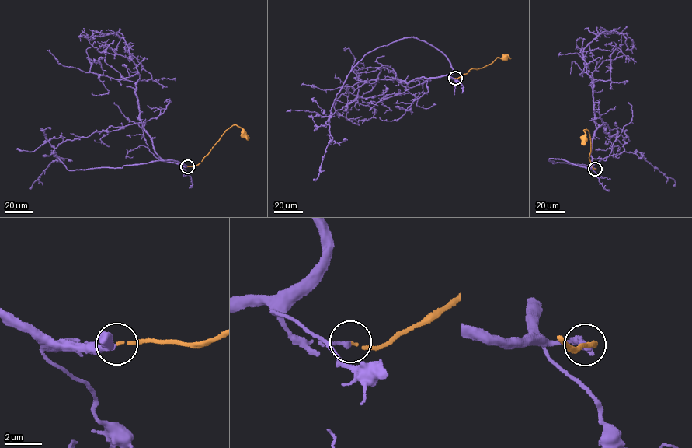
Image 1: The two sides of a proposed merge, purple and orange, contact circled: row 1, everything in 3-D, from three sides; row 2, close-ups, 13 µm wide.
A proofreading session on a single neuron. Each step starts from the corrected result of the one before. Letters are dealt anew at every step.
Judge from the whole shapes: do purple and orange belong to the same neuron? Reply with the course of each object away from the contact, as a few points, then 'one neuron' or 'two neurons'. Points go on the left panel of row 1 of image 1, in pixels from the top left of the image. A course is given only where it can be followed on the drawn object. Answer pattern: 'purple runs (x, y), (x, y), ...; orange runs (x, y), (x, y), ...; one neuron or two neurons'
purple runs (187, 166), (165, 160), (68, 170), (55, 154), (67, 139), (122, 123); orange runs (187, 166), (198, 164), (223, 134), (233, 125), (238, 126), (244, 134); one neuron

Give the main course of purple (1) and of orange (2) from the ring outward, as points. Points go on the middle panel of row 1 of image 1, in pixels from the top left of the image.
1: (455, 78), (448, 59), (430, 44), (399, 39), (355, 65), (325, 123), (357, 97), (383, 95), (384, 85)
2: (455, 78), (471, 68), (491, 64), (499, 57), (505, 57)

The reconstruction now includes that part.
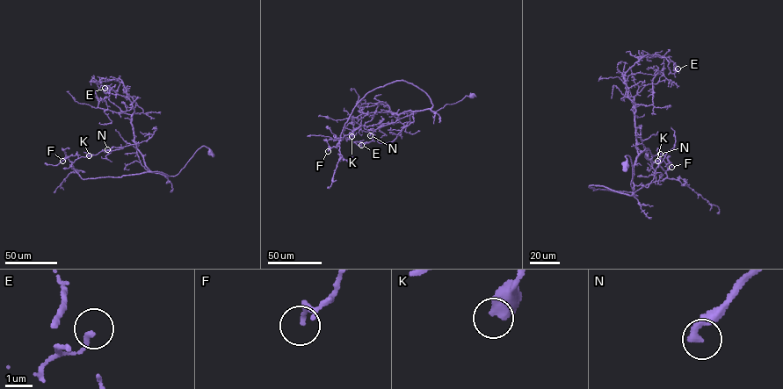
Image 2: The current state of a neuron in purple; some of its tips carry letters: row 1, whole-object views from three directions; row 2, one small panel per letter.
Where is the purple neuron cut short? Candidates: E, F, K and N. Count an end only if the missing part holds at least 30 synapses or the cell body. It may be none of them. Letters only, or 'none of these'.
N

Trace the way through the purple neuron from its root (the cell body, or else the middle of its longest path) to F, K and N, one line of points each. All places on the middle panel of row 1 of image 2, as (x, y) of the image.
F: (472, 95), (434, 111), (429, 97), (410, 83), (399, 80), (378, 87), (357, 104), (339, 145), (328, 151)
K: (472, 95), (432, 111), (424, 91), (404, 81), (393, 82), (358, 102), (337, 145), (352, 132), (351, 136)
N: (472, 95), (436, 111), (405, 111), (395, 122), (377, 128), (370, 135)

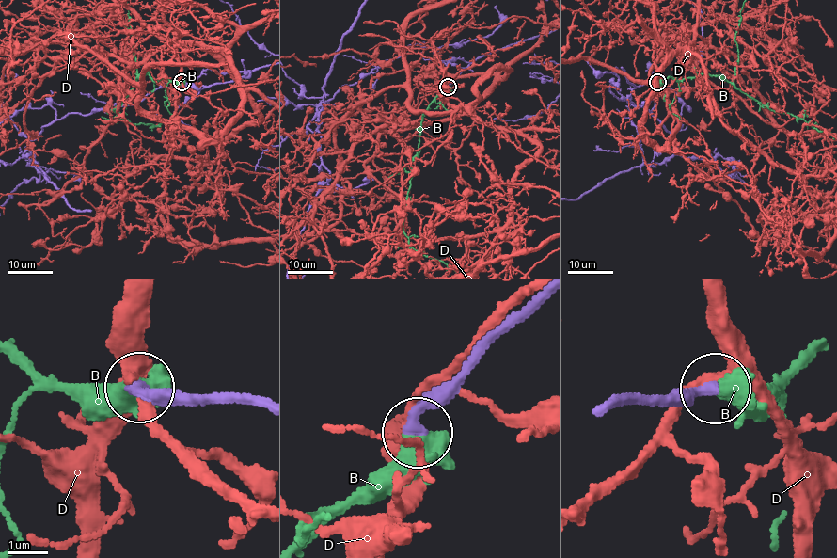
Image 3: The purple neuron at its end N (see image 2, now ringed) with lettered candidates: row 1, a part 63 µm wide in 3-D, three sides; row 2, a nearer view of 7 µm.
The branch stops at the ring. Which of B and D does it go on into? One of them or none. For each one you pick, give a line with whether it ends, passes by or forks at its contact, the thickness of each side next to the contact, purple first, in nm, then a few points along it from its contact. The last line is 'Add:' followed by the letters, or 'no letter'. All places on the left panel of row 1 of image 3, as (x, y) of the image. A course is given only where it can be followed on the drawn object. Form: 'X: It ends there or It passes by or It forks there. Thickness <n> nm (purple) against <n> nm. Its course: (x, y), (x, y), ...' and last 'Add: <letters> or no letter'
B: It forks there. Thickness 320 nm (purple) against 400 nm
Add: B

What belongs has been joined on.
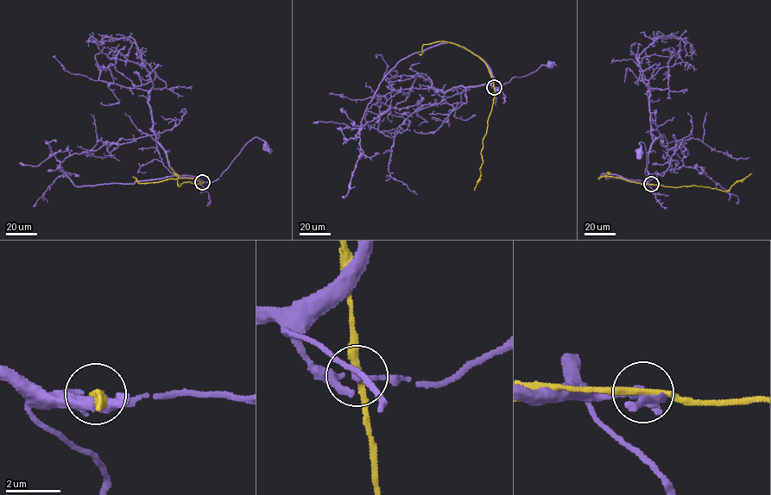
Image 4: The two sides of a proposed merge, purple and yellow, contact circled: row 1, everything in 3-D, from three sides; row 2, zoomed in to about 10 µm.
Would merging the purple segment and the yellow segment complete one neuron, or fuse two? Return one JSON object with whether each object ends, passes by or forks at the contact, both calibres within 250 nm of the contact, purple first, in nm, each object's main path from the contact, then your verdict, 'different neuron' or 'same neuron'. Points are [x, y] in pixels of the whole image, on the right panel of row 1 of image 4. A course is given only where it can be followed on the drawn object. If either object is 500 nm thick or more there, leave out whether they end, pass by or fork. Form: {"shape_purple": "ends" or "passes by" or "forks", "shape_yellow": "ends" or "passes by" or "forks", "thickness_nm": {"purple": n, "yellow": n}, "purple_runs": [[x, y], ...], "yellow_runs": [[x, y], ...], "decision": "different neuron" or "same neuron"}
{"shape_purple": "passes by", "shape_yellow": "passes by", "thickness_nm": {"purple": 160, "yellow": 240}, "purple_runs": [[651, 184], [645, 172], [647, 157], [642, 142], [639, 143], [639, 153]], "yellow_runs": [[651, 184], [673, 187], [695, 185], [727, 191], [736, 182], [751, 173]], "decision": "different neuron"}

